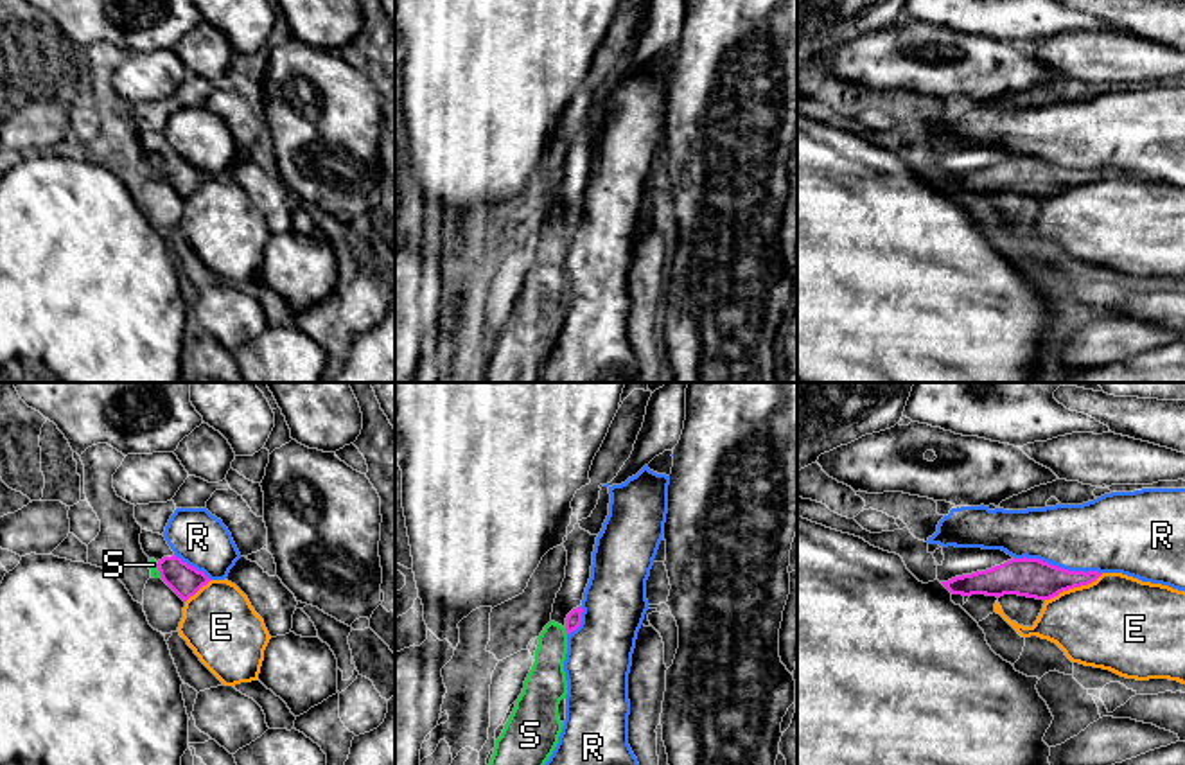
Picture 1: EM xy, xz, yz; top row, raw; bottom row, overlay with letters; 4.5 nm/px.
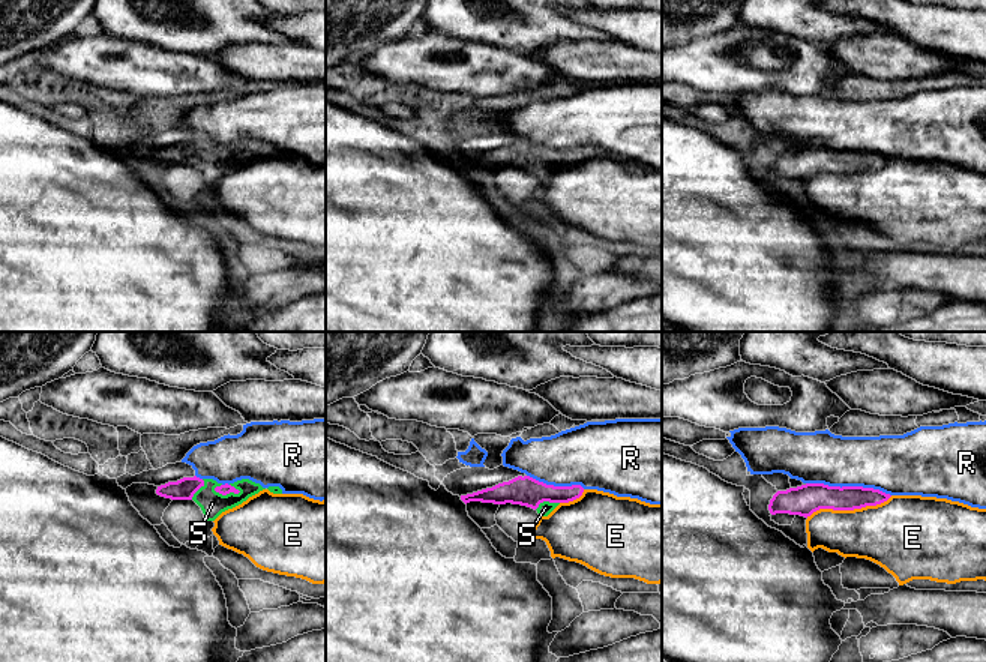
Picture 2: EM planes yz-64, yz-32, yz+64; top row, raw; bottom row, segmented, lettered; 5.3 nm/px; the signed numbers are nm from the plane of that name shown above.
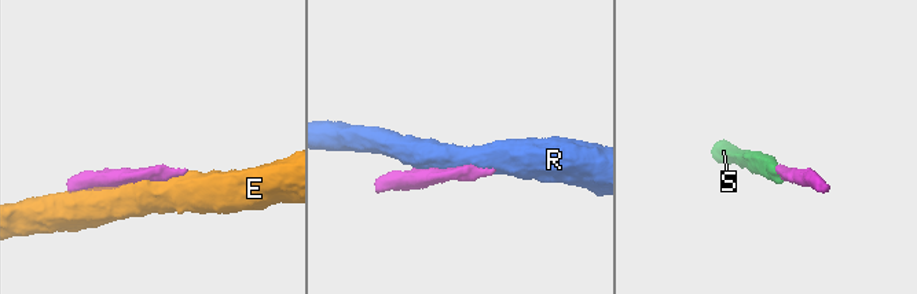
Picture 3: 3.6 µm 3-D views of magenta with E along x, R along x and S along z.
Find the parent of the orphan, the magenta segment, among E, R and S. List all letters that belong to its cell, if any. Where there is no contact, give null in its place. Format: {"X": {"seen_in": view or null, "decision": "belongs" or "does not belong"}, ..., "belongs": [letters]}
{"E": {"seen_in": "yz", "decision": "does not belong"}, "R": {"seen_in": "yz", "decision": "does not belong"}, "S": {"seen_in": "xz", "decision": "belongs"}, "belongs": ["S"]}

